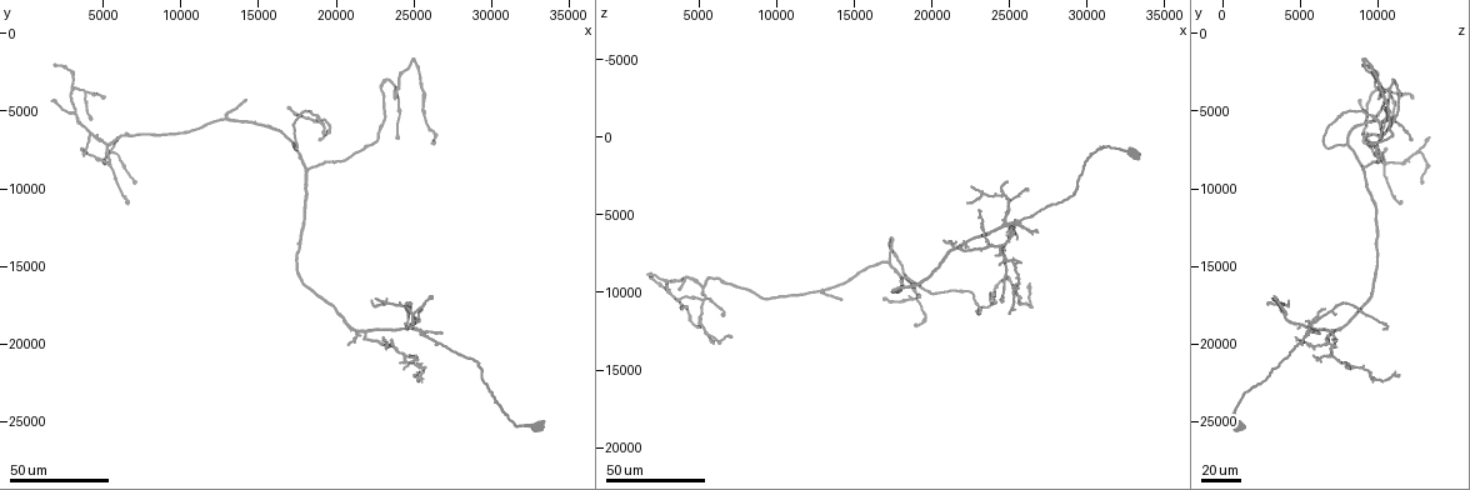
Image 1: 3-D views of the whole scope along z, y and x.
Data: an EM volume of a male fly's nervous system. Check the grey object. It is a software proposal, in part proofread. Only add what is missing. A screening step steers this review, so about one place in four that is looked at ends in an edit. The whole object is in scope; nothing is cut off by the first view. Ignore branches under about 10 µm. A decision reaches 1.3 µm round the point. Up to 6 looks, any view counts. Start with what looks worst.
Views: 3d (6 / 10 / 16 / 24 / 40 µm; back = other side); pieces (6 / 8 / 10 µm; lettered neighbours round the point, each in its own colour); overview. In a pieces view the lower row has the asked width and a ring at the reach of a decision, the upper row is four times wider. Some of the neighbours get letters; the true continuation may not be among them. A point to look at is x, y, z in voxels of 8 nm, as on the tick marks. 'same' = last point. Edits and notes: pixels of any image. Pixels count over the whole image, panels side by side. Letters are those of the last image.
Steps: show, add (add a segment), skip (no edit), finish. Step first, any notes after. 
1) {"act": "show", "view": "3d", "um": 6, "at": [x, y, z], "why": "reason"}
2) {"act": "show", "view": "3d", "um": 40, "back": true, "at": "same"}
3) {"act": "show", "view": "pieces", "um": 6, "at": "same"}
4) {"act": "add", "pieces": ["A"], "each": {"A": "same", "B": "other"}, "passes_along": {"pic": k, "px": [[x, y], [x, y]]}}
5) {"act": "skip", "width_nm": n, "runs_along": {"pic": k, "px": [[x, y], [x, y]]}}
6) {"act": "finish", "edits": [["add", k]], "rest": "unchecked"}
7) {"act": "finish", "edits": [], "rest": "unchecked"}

{"act": "show", "view": "3d", "um": 40, "at": [14200, 4200, 10400], "why": "branch stops here"}

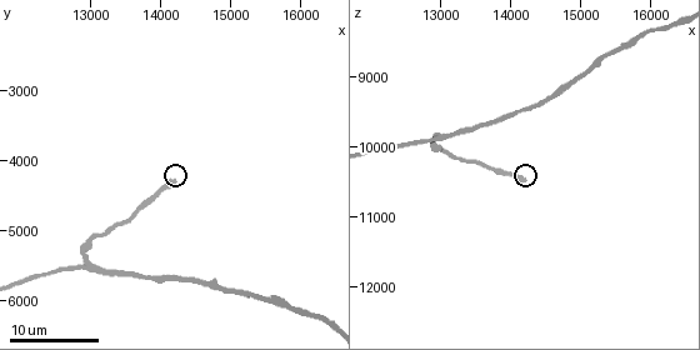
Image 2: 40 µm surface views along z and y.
{"act": "show", "view": "pieces", "um": 6, "at": [14200, 4300, 10450]}

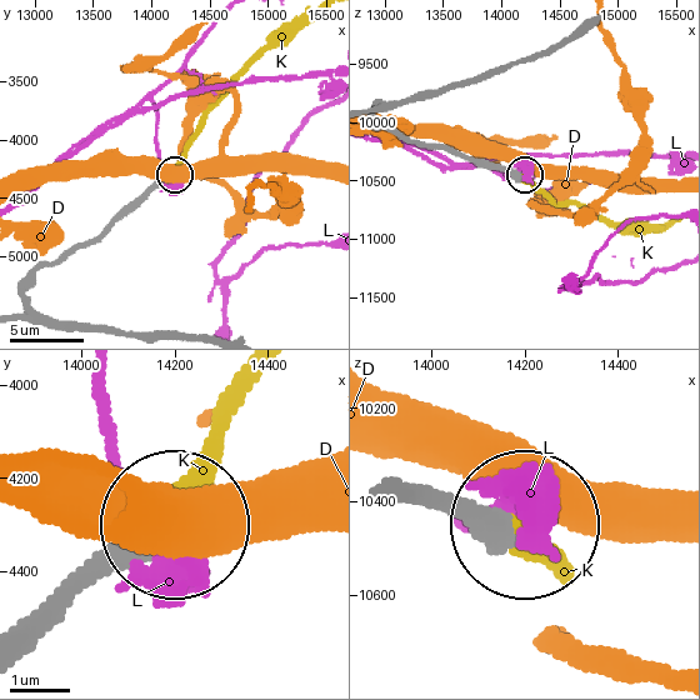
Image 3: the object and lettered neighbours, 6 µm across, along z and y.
{"act": "add", "pieces": ["K"], "each": {"D": "other", "K": "same", "L": "other"}, "passes_along": {"pic": 3, "px": [[425, 489], [494, 514], [554, 574]]}, "found": "it goes on there"}

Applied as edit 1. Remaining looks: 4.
{"act": "show", "view": "overview"}

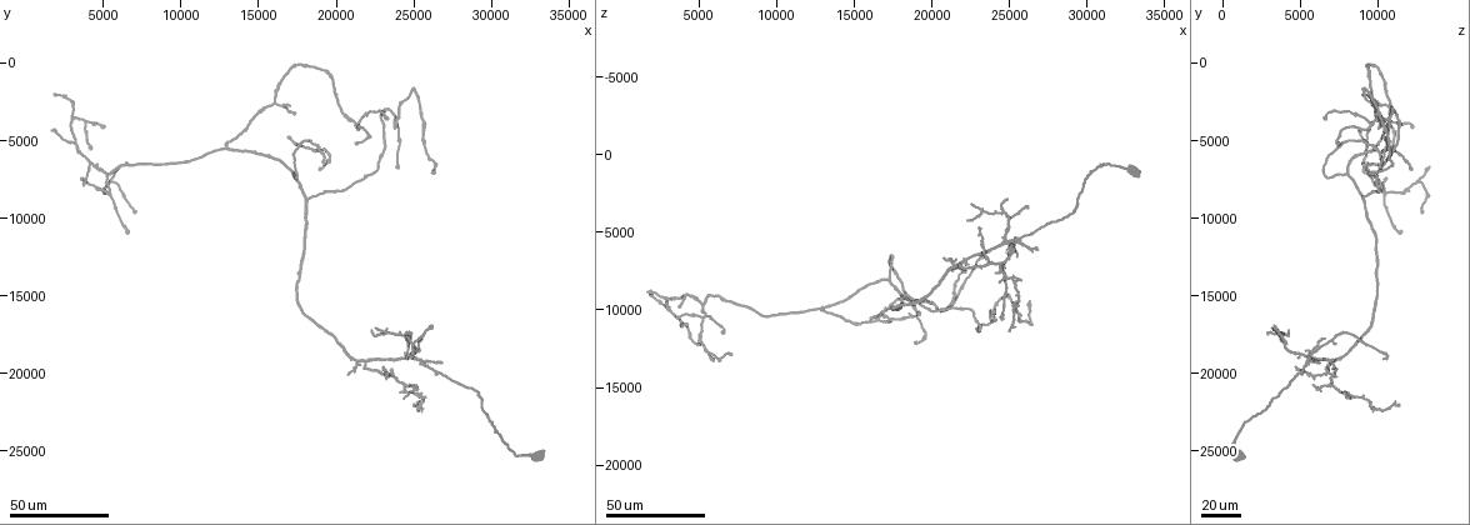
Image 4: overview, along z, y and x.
{"act": "show", "view": "3d", "um": 24, "at": [21600, 19400, 6600], "why": "an open end"}

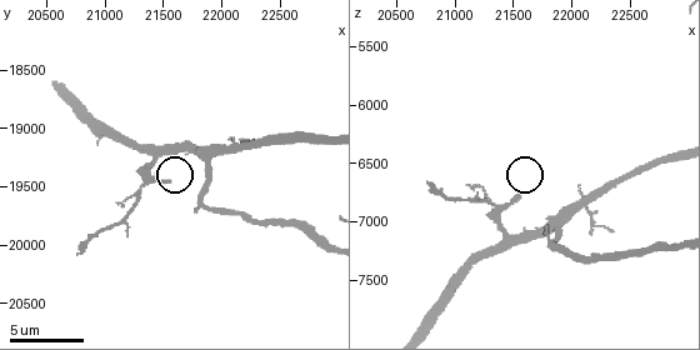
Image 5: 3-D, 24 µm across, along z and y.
{"act": "show", "view": "pieces", "um": 10, "at": [21540, 19460, 6740]}

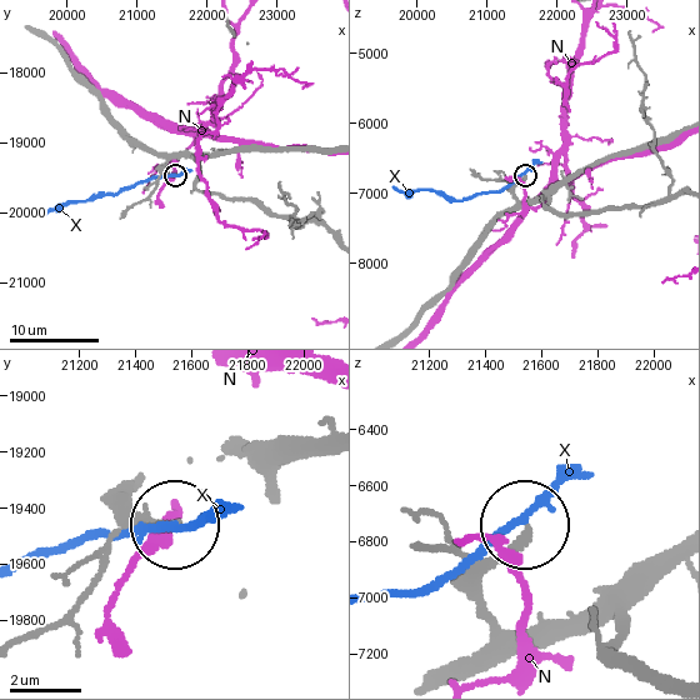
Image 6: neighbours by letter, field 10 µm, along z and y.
{"act": "skip", "each": {"N": "other", "X": "other"}, "runs_along": {"pic": 6, "px": [[273, 150], [228, 150], [173, 159], [163, 168], [174, 174]]}, "found": "none of them fits"}

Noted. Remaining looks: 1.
{"act": "finish", "edits": [["add", 3]], "rest": "unchecked"}

